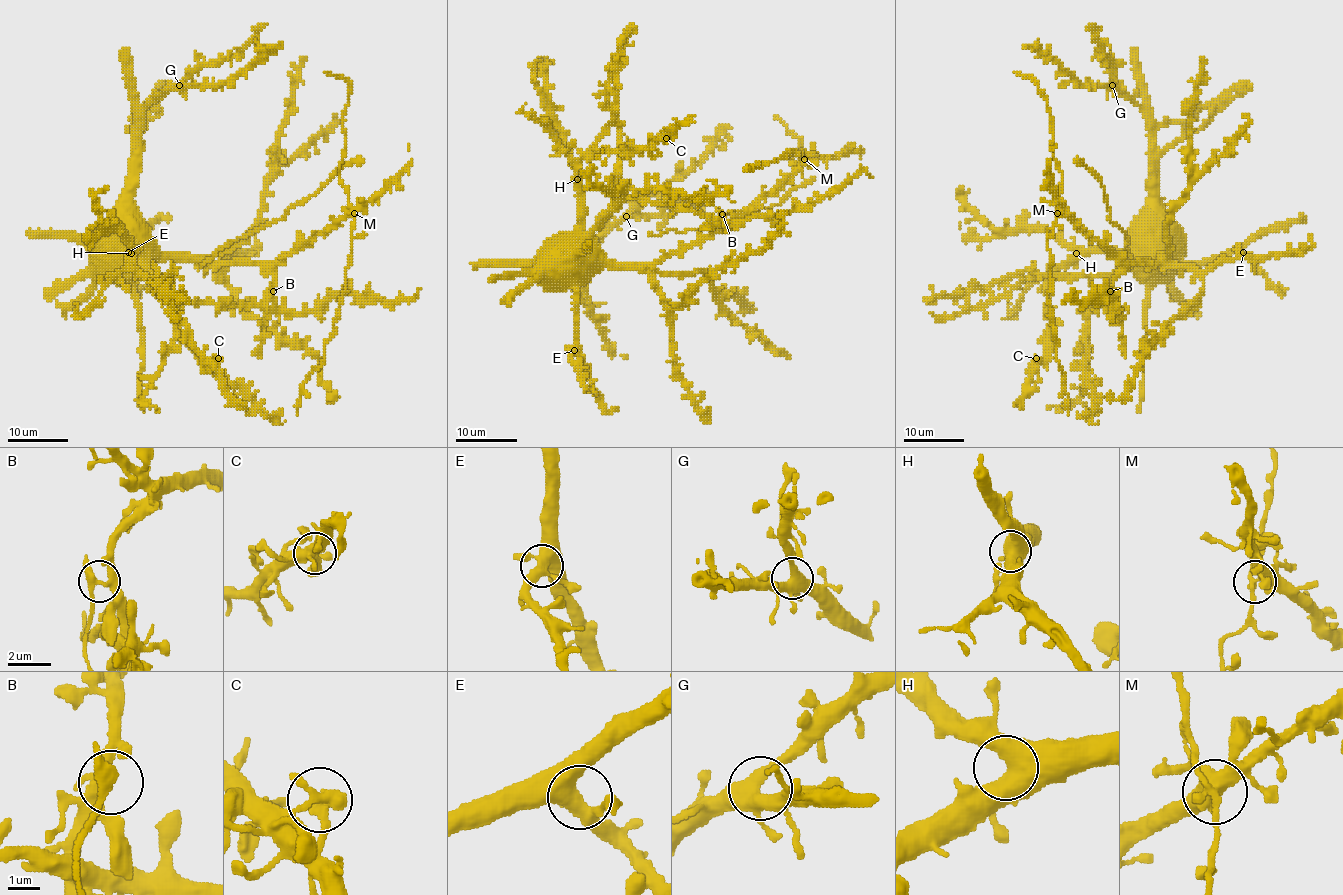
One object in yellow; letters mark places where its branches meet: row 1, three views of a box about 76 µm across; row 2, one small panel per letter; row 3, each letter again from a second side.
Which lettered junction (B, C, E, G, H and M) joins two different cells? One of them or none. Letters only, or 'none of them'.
B

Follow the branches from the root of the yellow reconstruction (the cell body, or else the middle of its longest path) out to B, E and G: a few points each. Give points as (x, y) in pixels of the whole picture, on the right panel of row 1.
B: (1151, 262), (1132, 262), (1114, 280), (1114, 288), (1109, 291)
E: (1151, 262), (1159, 259), (1212, 262), (1243, 252)
G: (1151, 262), (1159, 259), (1159, 232), (1148, 189), (1148, 119), (1121, 89), (1112, 85)

